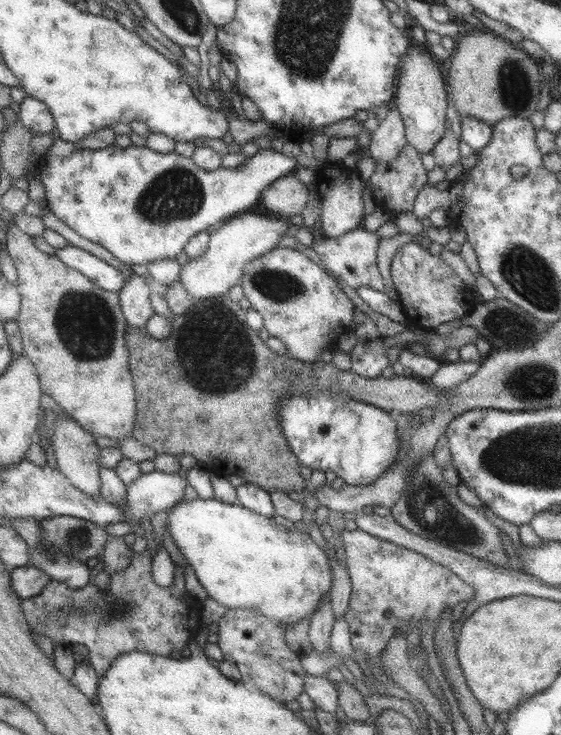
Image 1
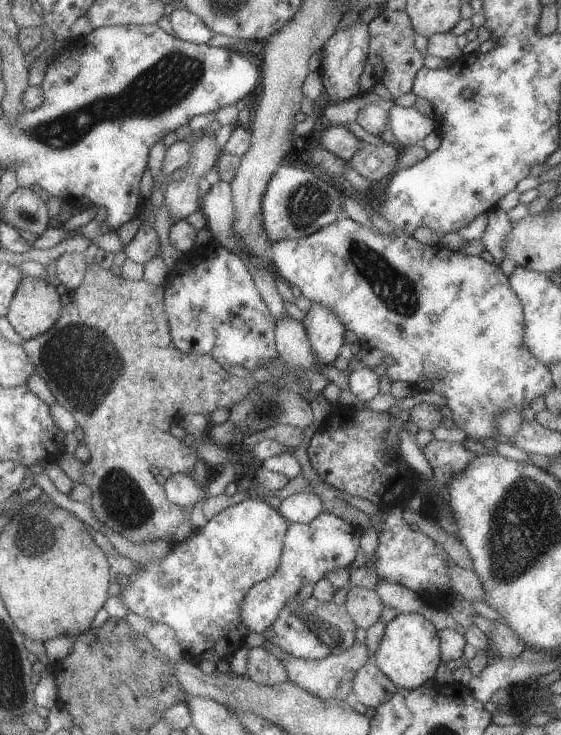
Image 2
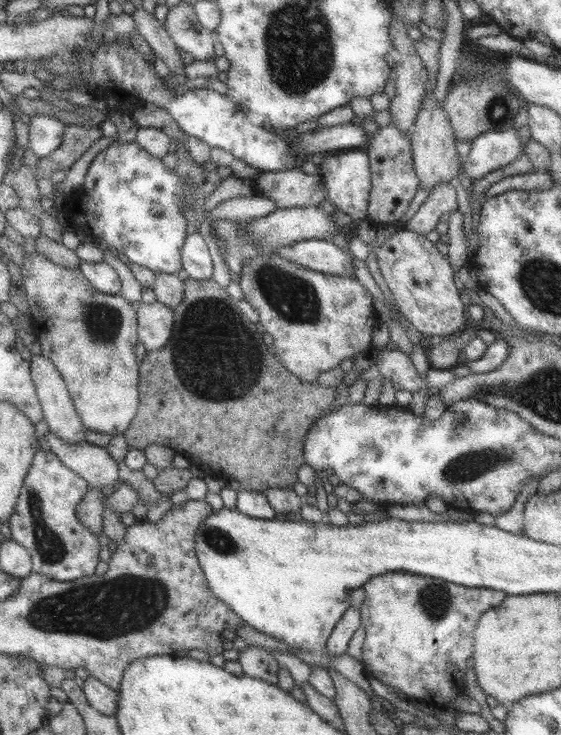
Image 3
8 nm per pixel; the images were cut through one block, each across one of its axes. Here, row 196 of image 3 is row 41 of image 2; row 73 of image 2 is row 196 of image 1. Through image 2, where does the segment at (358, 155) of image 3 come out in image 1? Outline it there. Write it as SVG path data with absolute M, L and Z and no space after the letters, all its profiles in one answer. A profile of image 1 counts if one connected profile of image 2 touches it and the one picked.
M327 160L321 167L315 169L315 179L320 194L318 236L337 238L347 231L362 226L364 215L361 191L367 187L368 181L362 179L357 170Z

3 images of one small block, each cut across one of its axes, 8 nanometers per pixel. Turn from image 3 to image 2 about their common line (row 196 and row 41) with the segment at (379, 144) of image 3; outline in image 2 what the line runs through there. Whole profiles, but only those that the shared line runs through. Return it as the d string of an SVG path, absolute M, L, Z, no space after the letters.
M384 7L368 22L367 28L370 36L367 60L373 66L372 74L385 85L393 100L397 100L412 90L415 73L423 66L424 55L413 44L416 35L414 28L405 11L388 11Z

